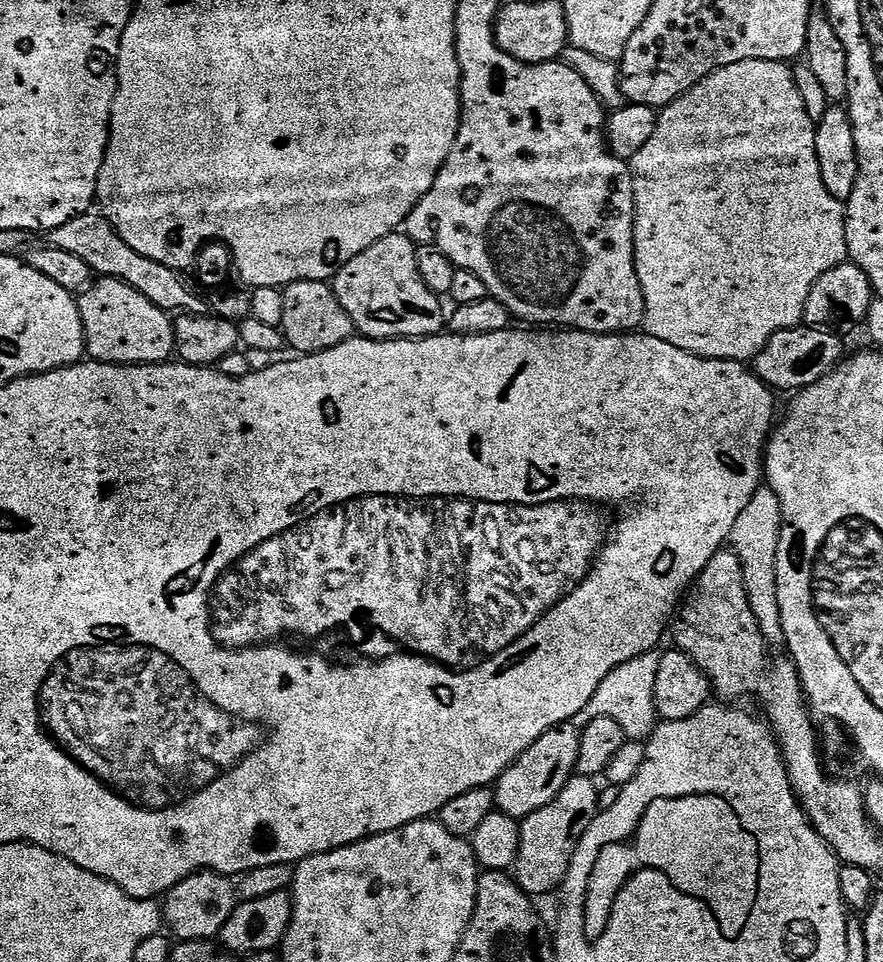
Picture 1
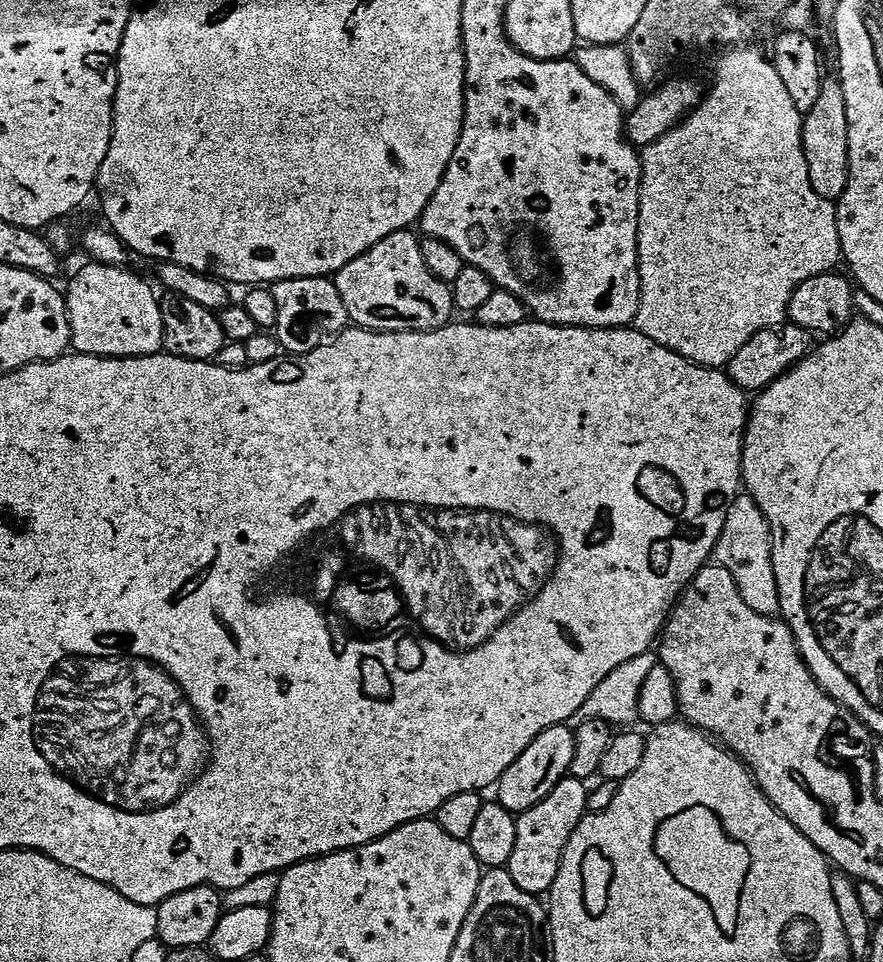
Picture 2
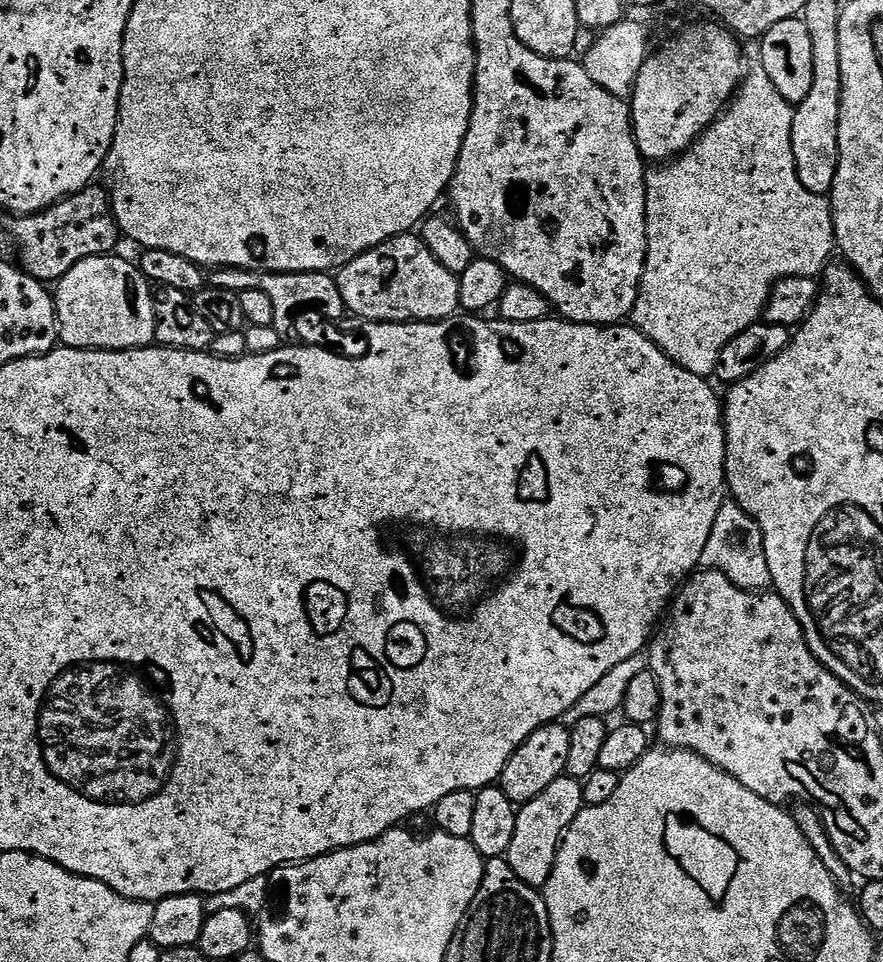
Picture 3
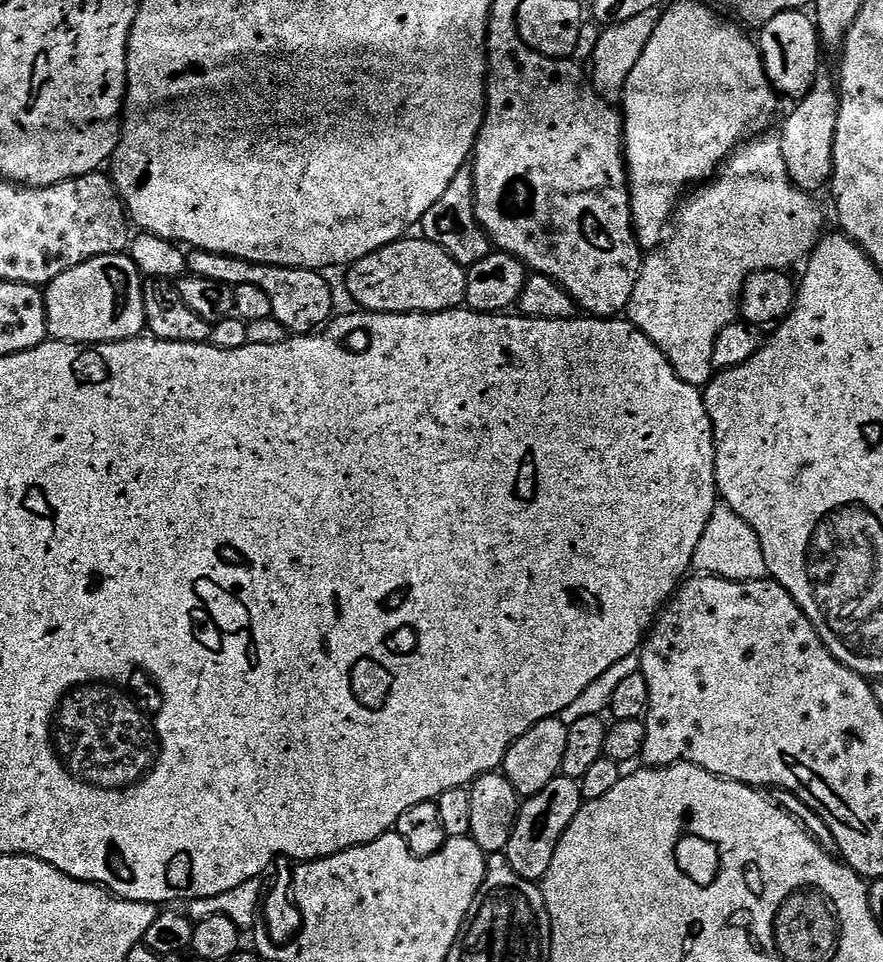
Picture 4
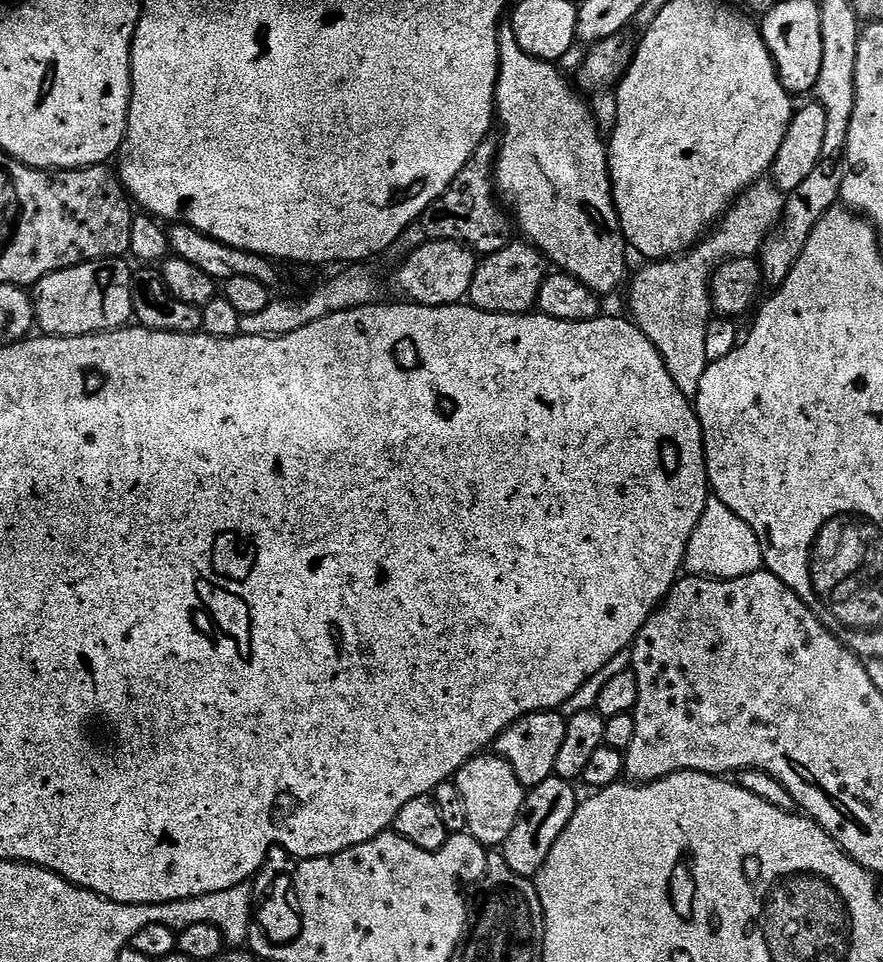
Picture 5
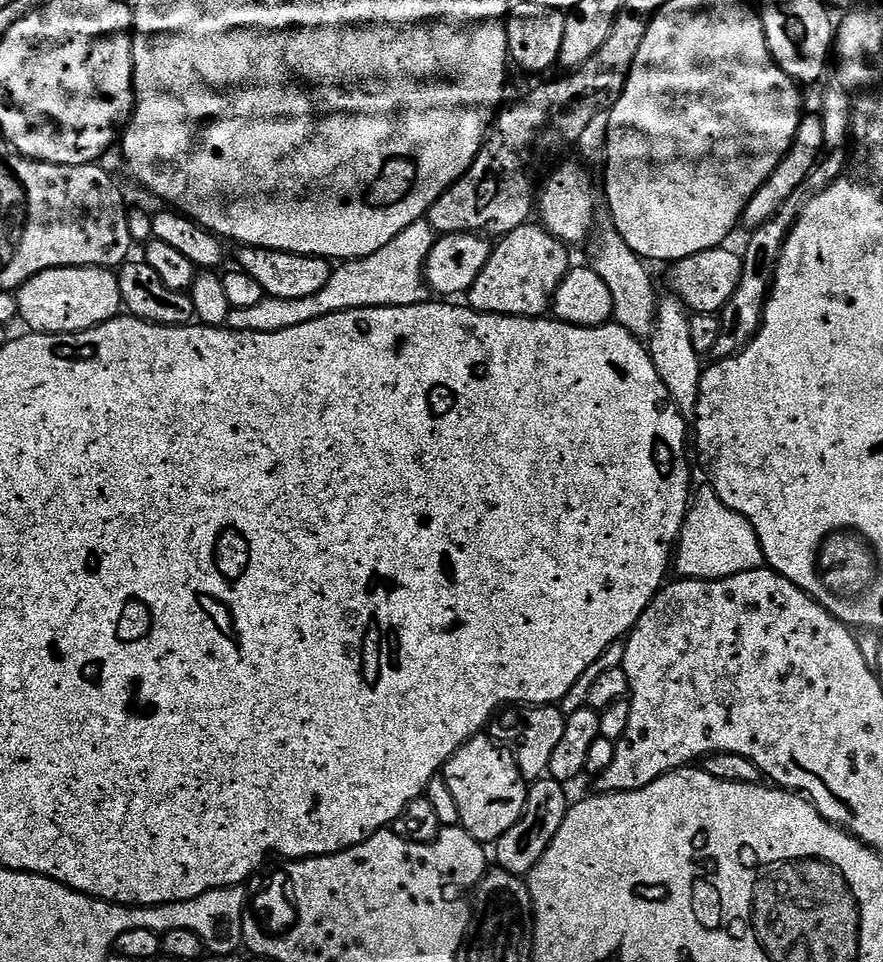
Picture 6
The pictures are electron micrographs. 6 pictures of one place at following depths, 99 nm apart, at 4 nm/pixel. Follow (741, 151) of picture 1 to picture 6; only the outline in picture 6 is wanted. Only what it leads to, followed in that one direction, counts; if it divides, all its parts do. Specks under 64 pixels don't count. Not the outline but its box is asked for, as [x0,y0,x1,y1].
[646,294,702,414]

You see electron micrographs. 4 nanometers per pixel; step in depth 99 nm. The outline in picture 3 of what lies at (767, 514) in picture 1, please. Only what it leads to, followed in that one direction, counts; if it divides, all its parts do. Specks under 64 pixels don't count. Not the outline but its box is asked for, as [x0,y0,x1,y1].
[700,502,772,594]

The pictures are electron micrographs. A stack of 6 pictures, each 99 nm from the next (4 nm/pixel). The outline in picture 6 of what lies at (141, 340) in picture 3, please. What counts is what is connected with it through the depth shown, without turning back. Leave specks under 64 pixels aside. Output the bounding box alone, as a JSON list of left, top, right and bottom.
[15,268,121,332]

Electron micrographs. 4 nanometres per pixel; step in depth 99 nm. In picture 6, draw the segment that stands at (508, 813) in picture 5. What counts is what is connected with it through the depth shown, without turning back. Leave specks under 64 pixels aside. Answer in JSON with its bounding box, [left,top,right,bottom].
[442,734,528,846]

